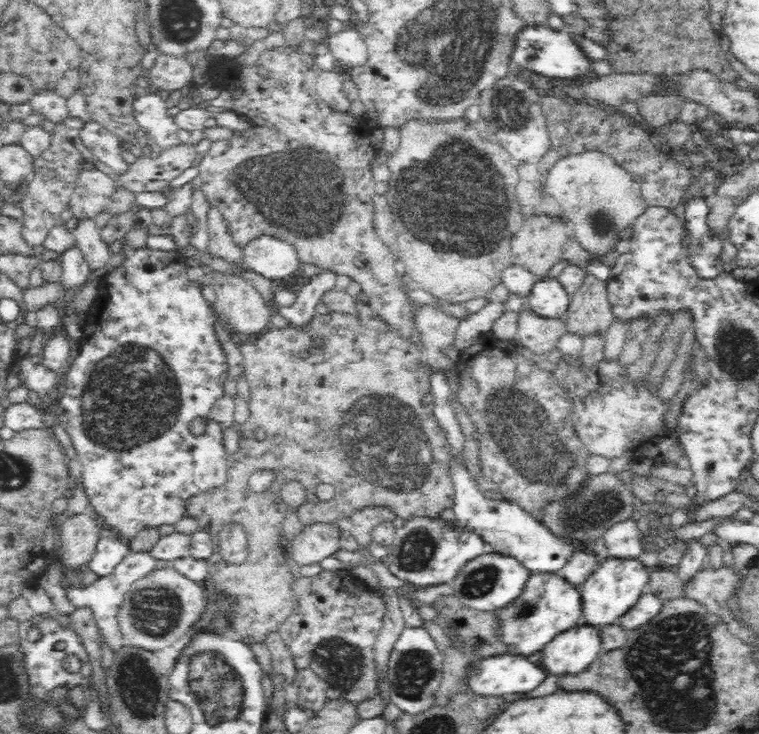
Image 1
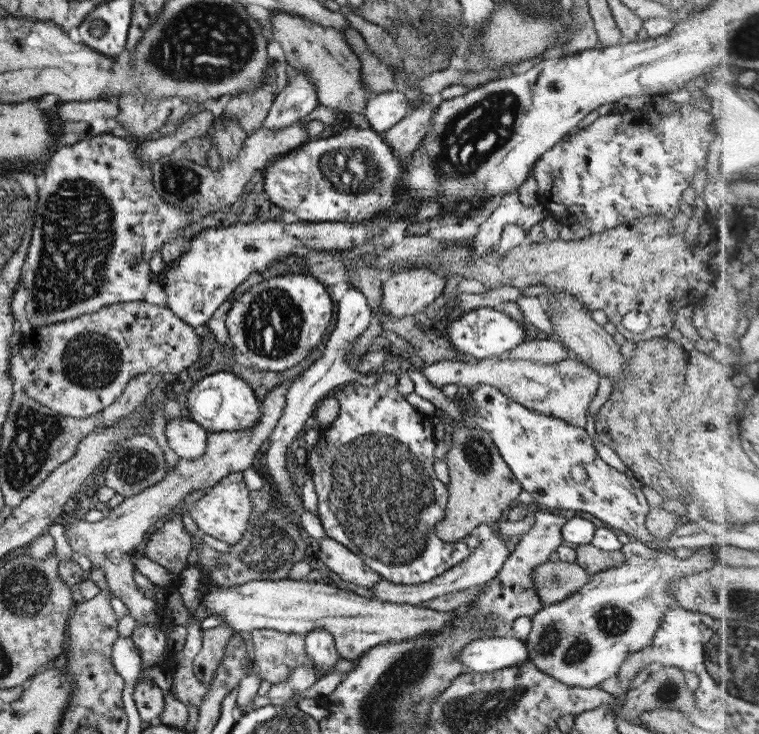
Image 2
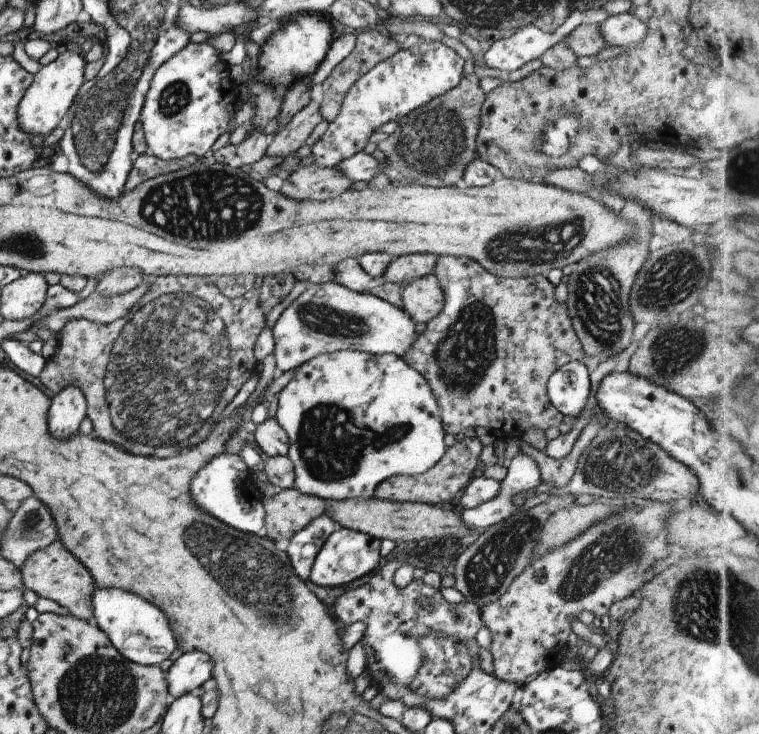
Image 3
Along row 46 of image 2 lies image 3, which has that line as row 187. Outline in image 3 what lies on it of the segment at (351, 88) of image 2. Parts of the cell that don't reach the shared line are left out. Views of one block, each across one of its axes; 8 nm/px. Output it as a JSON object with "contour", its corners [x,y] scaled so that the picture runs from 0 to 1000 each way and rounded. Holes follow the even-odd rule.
{"contour":[[[411,223],[393,228],[373,245],[369,262],[394,274],[428,274],[452,266],[465,249],[445,228],[419,229]]]}

